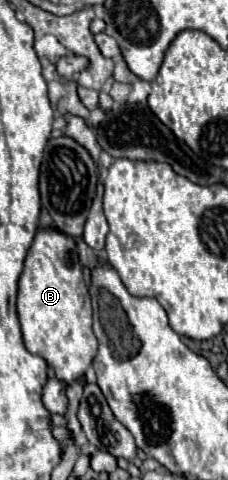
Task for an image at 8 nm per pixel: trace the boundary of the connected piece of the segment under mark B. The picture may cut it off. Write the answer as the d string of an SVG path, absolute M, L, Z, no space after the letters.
M40 228L36 232L36 238L28 250L24 270L18 282L18 316L20 316L26 350L32 354L40 354L48 362L48 366L54 368L56 378L60 382L70 386L86 374L86 370L92 366L92 360L98 352L98 340L92 332L90 296L82 280L82 266L78 262L76 242L72 236L66 236L56 228L46 228L46 230Z

